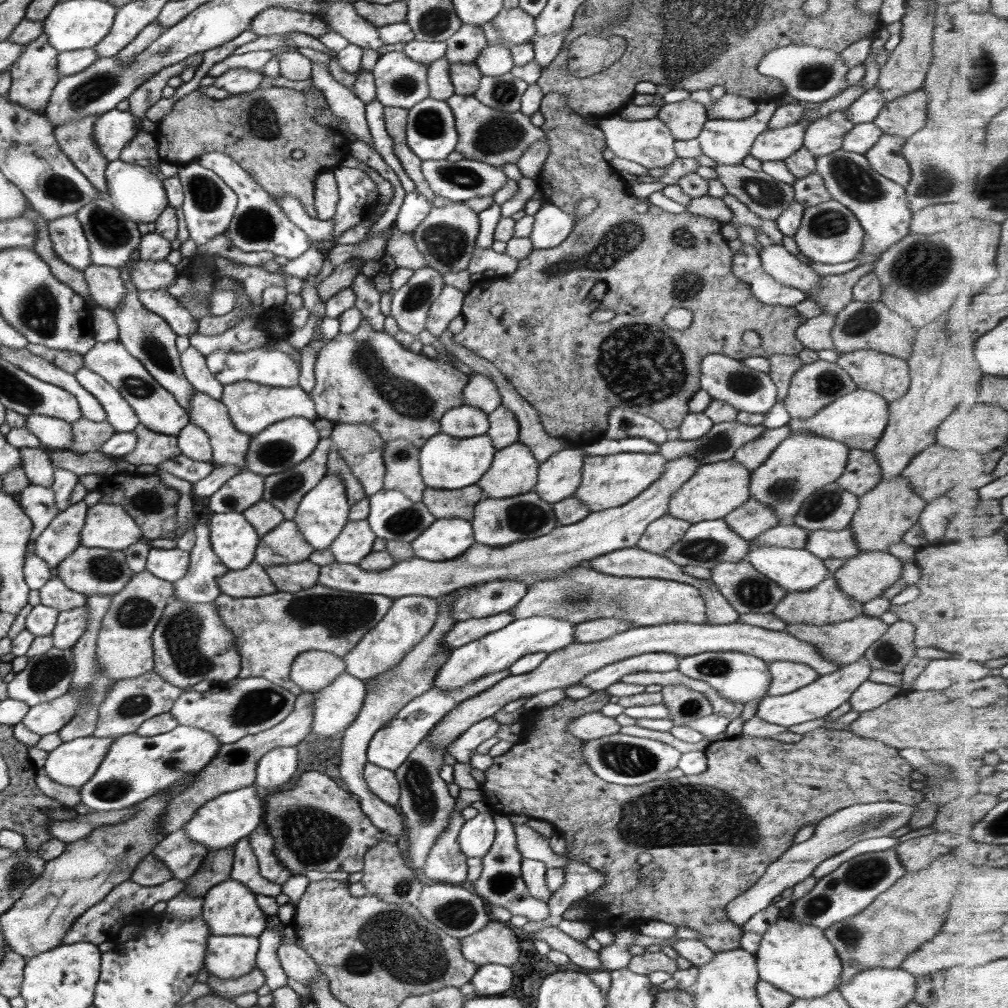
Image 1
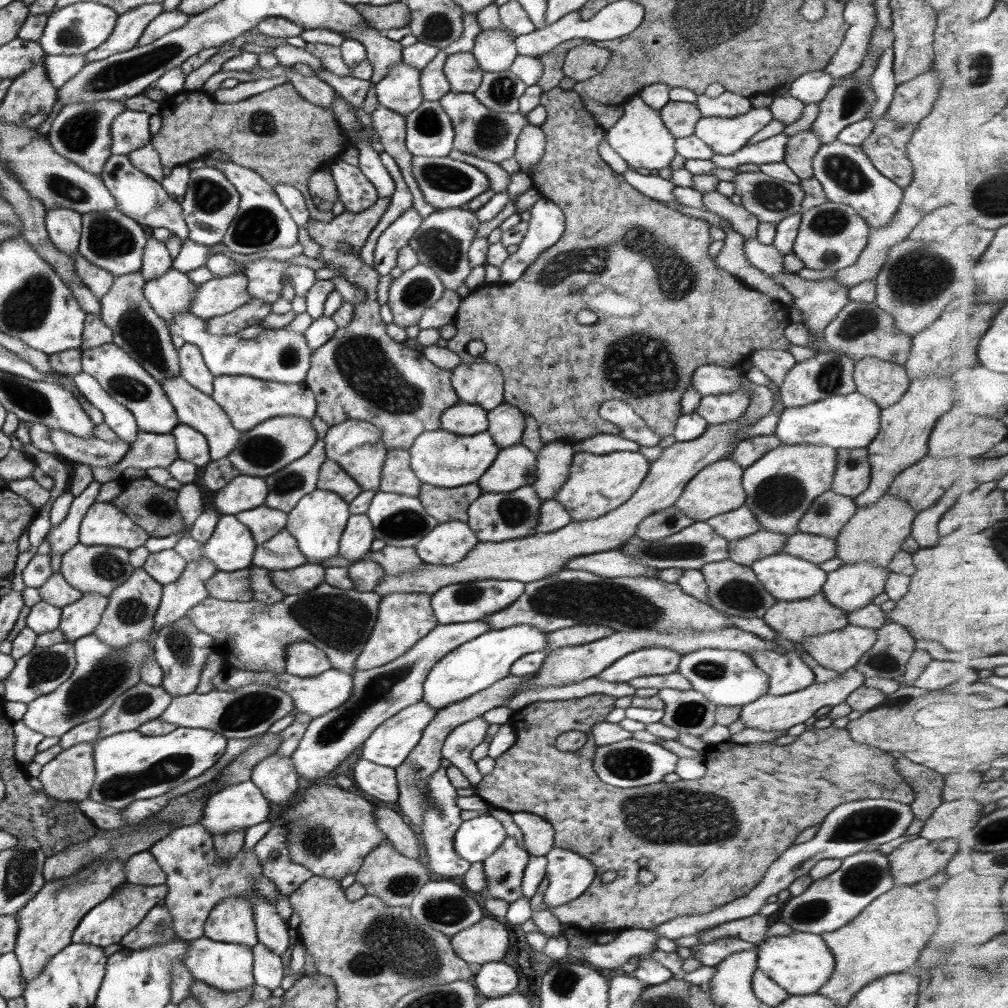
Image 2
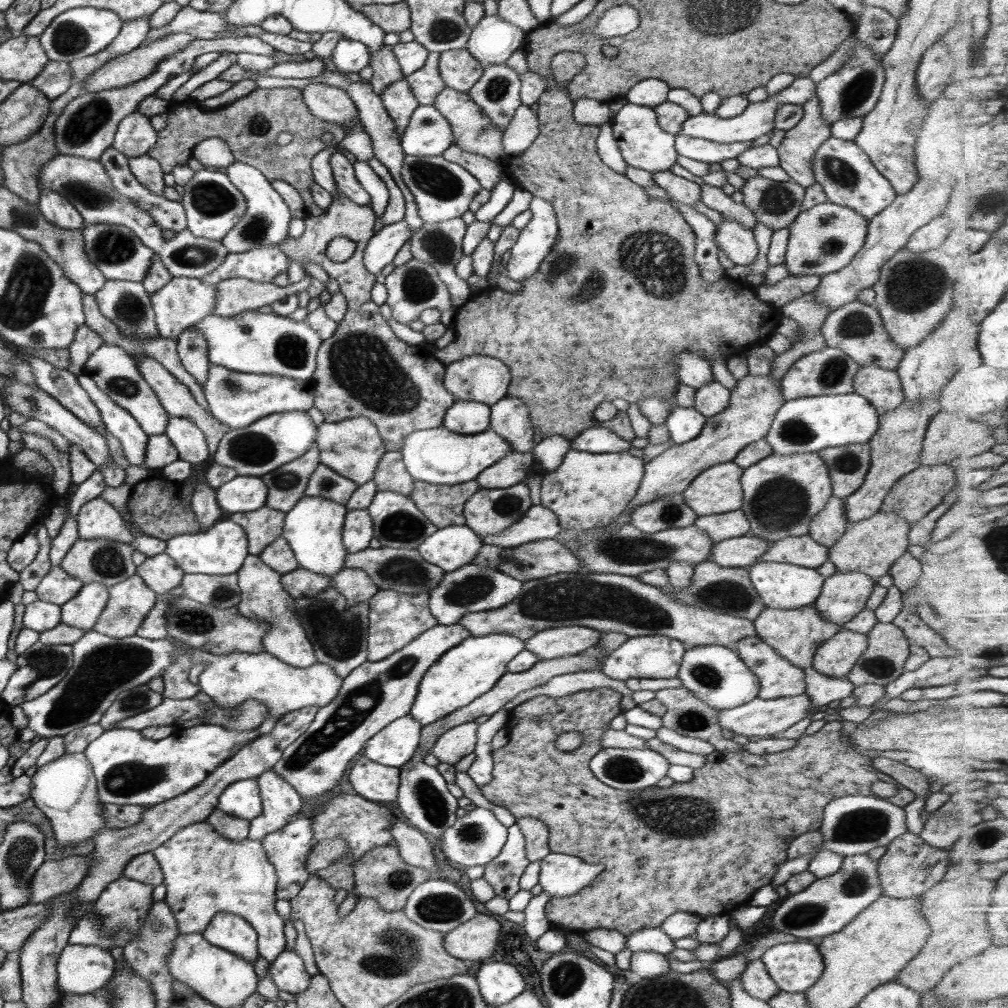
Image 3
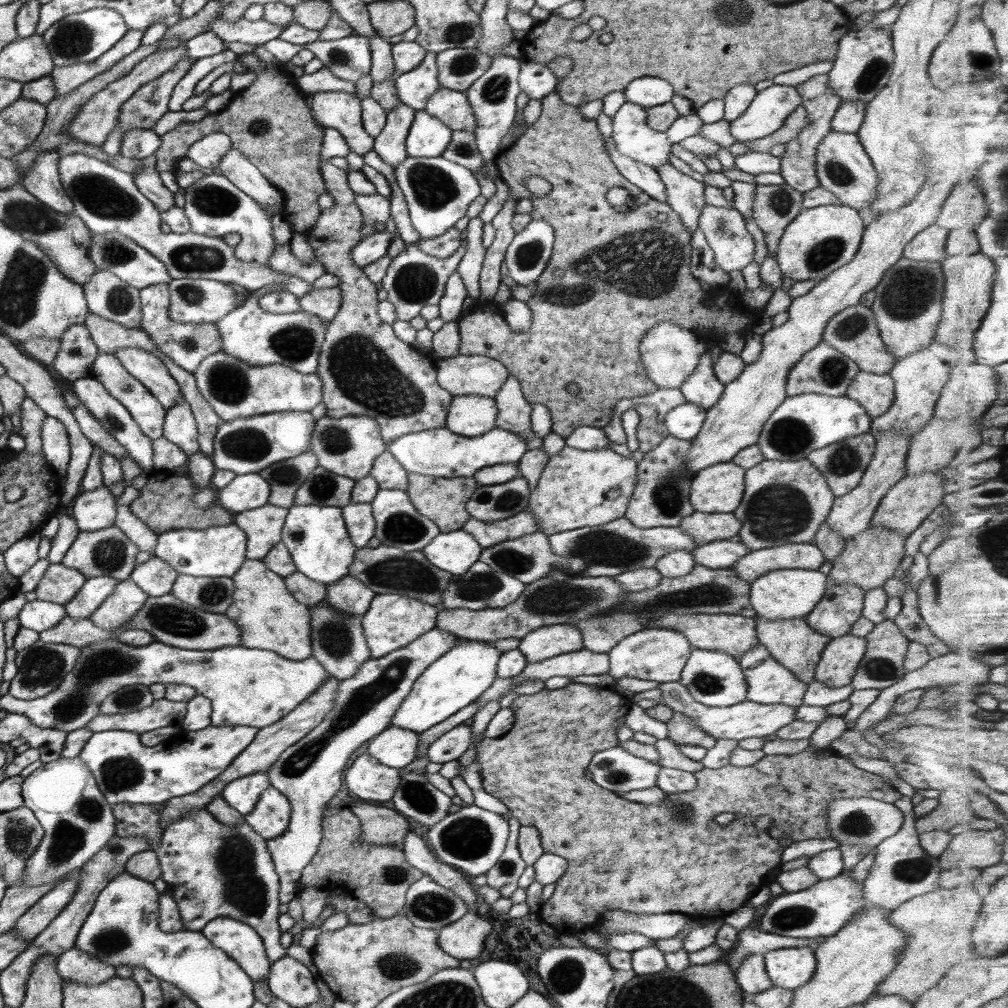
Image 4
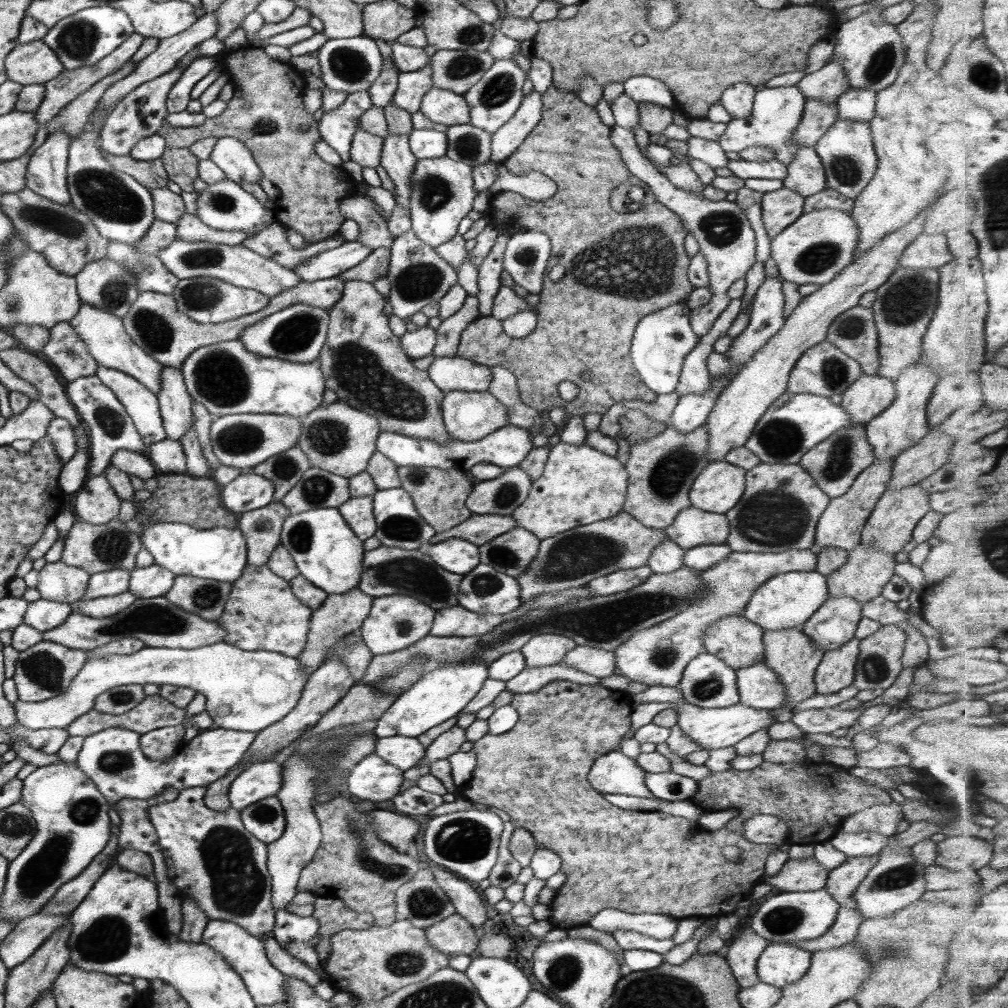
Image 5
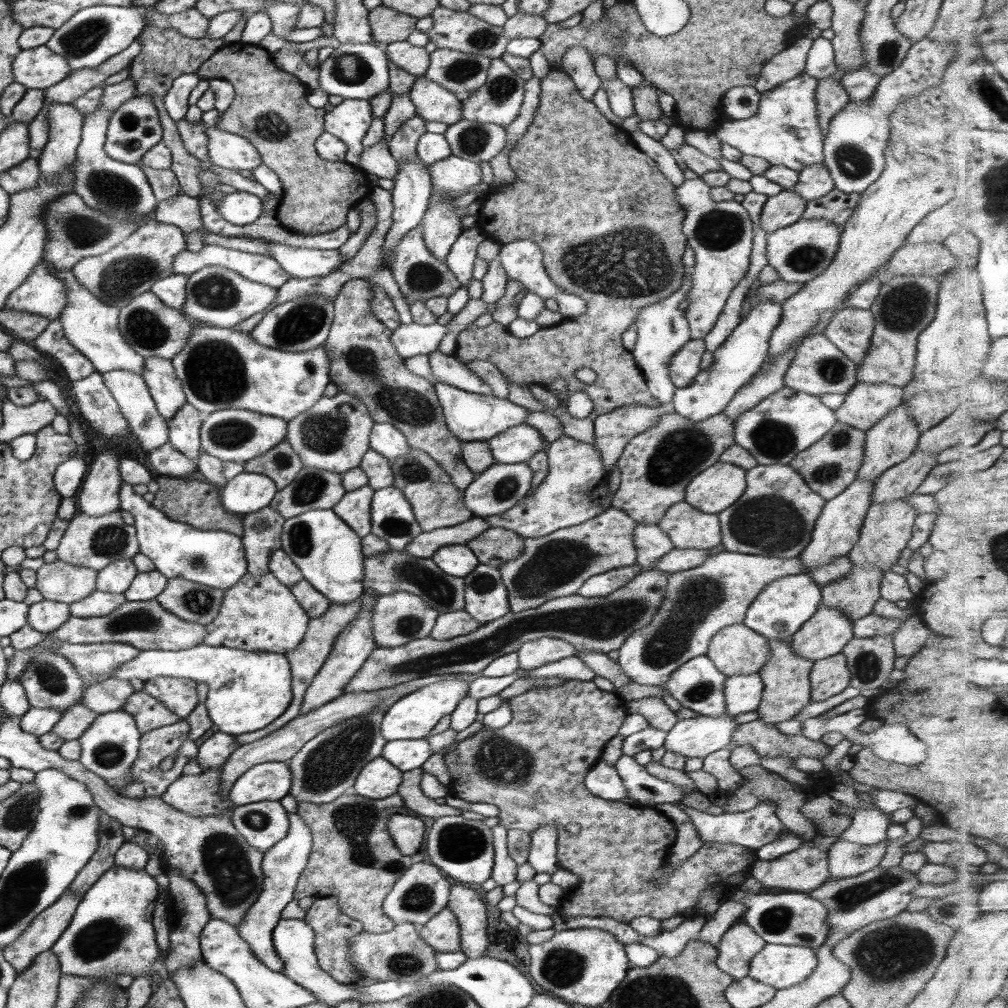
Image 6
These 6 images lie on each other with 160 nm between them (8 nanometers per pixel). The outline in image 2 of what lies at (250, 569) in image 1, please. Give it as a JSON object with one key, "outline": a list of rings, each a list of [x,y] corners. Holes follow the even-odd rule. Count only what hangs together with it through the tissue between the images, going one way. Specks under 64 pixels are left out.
{"outline":[[[250,567],[237,571],[216,571],[205,582],[208,597],[236,602],[249,601],[253,598],[250,573]]]}

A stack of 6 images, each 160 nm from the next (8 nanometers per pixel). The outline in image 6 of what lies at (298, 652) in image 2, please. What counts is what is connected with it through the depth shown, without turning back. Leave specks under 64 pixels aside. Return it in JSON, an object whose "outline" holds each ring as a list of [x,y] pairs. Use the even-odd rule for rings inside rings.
{"outline":[[[247,572],[233,587],[225,590],[218,614],[210,624],[205,625],[207,633],[202,643],[206,646],[224,645],[244,651],[268,651],[282,654],[293,651],[301,643],[310,621],[311,618],[300,606],[289,587],[282,584],[271,572],[260,576],[252,576]]]}

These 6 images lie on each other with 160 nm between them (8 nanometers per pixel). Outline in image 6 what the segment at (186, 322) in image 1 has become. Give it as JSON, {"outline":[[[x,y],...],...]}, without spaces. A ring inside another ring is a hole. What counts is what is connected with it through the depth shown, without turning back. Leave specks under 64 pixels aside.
{"outline":[[[300,296],[296,300],[277,304],[249,333],[262,346],[277,348],[284,352],[306,352],[323,346],[333,324],[333,302],[326,296]]]}

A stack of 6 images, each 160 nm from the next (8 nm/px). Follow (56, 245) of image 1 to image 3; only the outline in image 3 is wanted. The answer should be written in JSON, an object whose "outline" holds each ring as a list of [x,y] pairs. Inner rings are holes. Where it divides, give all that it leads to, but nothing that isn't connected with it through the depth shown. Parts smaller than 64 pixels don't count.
{"outline":[[[42,189],[38,201],[40,212],[52,224],[65,229],[82,229],[84,227],[83,216],[66,200],[65,196]]]}

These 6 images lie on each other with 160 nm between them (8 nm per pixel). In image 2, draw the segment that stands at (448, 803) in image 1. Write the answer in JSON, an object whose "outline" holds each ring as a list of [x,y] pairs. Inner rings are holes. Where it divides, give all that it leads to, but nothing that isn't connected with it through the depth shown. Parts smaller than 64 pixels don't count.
{"outline":[[[512,674],[505,676],[480,692],[459,700],[454,704],[449,704],[444,708],[438,709],[434,718],[428,723],[426,729],[422,733],[422,738],[418,742],[417,747],[410,751],[410,755],[395,769],[397,785],[399,788],[399,800],[397,801],[402,812],[403,817],[417,829],[421,831],[421,824],[423,823],[423,816],[426,816],[426,810],[428,810],[428,797],[429,784],[433,777],[436,777],[441,773],[441,761],[442,761],[442,746],[448,738],[448,734],[469,720],[474,720],[482,716],[485,712],[498,708],[499,706],[506,705],[513,697],[513,694],[517,692],[517,688],[527,684],[533,675],[526,675],[517,677]]]}

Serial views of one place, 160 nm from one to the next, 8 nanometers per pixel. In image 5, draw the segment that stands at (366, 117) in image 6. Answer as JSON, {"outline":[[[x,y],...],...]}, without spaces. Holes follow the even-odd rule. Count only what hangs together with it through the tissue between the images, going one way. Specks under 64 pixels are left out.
{"outline":[[[366,90],[349,94],[336,112],[328,111],[319,120],[319,133],[340,156],[343,162],[350,158],[351,142],[359,124],[361,114],[372,106],[370,95]]]}

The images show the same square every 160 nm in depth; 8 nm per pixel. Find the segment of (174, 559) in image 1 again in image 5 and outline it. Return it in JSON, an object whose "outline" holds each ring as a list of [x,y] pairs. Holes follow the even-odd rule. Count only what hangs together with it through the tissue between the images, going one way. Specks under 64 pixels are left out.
{"outline":[[[157,564],[135,568],[130,576],[129,591],[138,599],[165,596],[176,578],[176,574]]]}

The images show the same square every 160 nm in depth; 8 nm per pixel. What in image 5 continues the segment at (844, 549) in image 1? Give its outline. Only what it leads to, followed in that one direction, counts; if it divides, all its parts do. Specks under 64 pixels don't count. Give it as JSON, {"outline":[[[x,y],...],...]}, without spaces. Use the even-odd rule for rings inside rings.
{"outline":[[[792,548],[786,552],[734,552],[724,560],[701,571],[705,597],[693,602],[686,610],[667,621],[635,632],[615,650],[615,662],[630,681],[646,686],[679,685],[686,665],[700,653],[706,652],[703,636],[709,626],[725,616],[740,615],[753,592],[773,576],[785,572],[810,572],[817,565],[817,555],[811,549]]]}

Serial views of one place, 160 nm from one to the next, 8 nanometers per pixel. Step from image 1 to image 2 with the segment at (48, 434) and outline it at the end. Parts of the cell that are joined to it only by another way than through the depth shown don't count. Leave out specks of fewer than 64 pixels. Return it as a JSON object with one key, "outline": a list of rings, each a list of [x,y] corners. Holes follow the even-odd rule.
{"outline":[[[49,428],[49,435],[60,457],[90,466],[114,466],[129,451],[129,444],[119,438],[118,442],[106,442],[93,438],[80,438],[59,428]]]}

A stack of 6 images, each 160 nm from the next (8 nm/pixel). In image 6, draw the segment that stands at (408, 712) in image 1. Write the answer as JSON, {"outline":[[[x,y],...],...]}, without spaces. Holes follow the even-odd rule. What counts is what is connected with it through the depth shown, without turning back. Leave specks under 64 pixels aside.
{"outline":[[[426,738],[417,740],[392,740],[383,747],[382,758],[402,773],[421,768],[433,754]]]}

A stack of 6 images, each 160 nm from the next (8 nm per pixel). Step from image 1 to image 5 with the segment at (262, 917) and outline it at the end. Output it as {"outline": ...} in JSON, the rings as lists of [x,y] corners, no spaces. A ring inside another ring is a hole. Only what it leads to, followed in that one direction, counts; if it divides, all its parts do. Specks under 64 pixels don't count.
{"outline":[[[209,919],[204,929],[201,942],[212,947],[228,963],[230,968],[242,977],[248,992],[252,995],[256,1007],[272,1006],[277,1002],[286,1001],[289,997],[285,989],[287,978],[268,960],[263,941],[246,932],[238,924],[226,920]]]}

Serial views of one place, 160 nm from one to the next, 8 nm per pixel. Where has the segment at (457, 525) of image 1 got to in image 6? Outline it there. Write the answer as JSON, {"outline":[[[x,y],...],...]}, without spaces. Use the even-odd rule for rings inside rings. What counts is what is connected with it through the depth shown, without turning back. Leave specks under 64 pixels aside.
{"outline":[[[448,544],[440,547],[431,559],[442,572],[460,578],[468,576],[481,563],[472,549],[462,544]]]}

